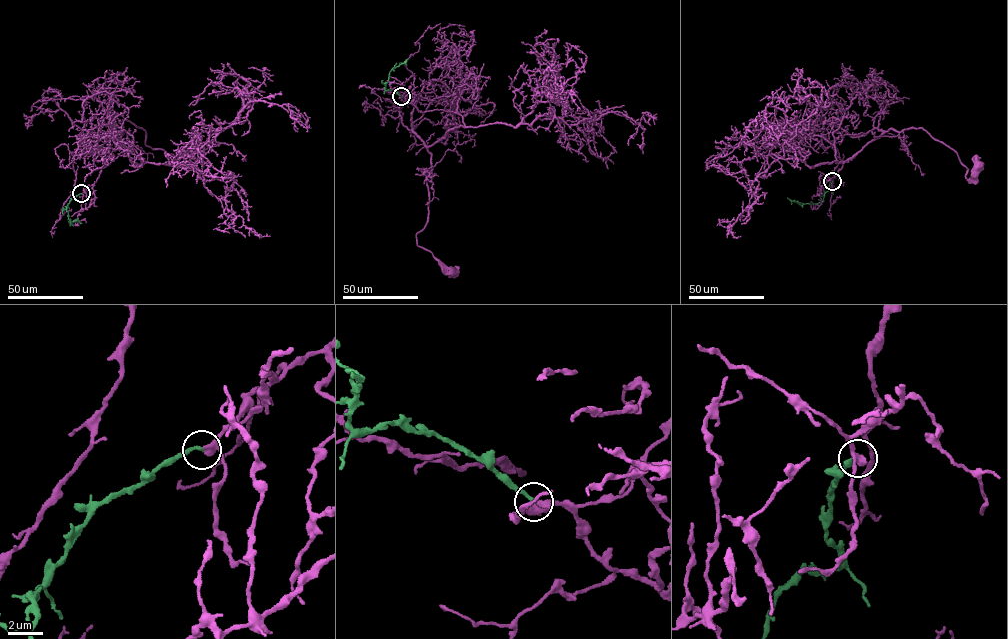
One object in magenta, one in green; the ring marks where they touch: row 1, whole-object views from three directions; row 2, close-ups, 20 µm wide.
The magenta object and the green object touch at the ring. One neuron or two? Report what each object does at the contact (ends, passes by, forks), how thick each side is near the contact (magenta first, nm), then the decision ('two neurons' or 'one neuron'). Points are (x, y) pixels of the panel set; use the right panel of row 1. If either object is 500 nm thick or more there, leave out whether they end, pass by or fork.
magenta passes by; green ends; calibres 340 and 240 nm; one neuron

